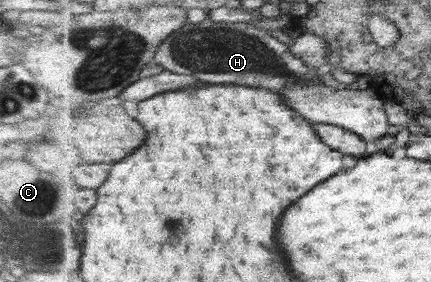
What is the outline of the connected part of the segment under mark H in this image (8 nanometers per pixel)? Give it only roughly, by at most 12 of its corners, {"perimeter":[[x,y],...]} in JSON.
{"perimeter":[[251,21],[188,22],[155,63],[276,92],[318,69]]}

